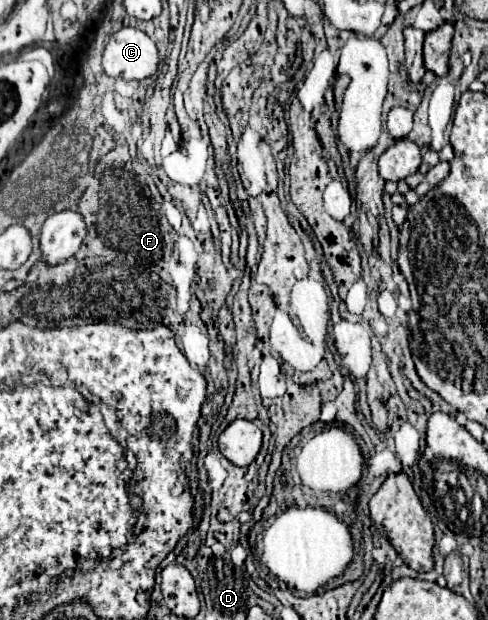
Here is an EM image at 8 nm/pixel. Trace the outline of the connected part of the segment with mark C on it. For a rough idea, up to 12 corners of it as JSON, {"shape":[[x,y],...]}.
{"shape":[[126,26],[104,48],[108,76],[144,80],[158,70],[148,34]]}

